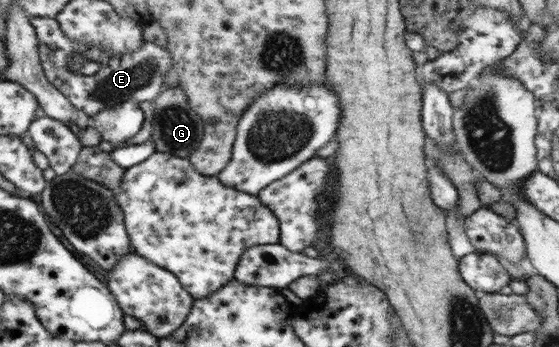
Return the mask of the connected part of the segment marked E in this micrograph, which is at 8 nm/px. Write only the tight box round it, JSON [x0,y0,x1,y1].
[31,17,172,117]

